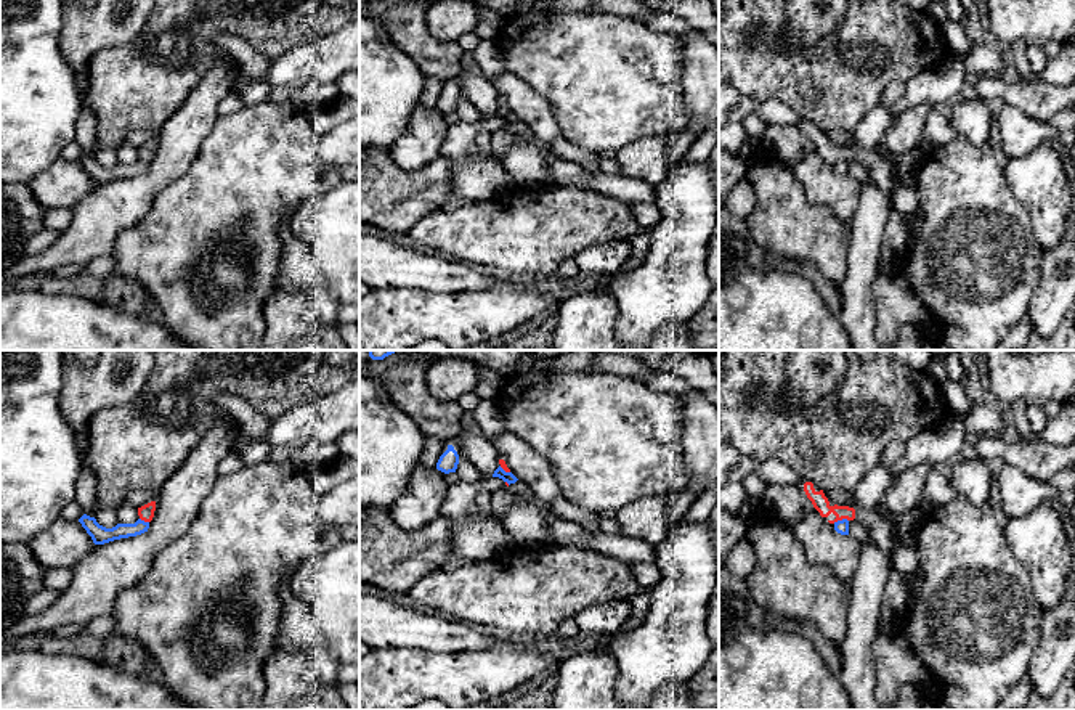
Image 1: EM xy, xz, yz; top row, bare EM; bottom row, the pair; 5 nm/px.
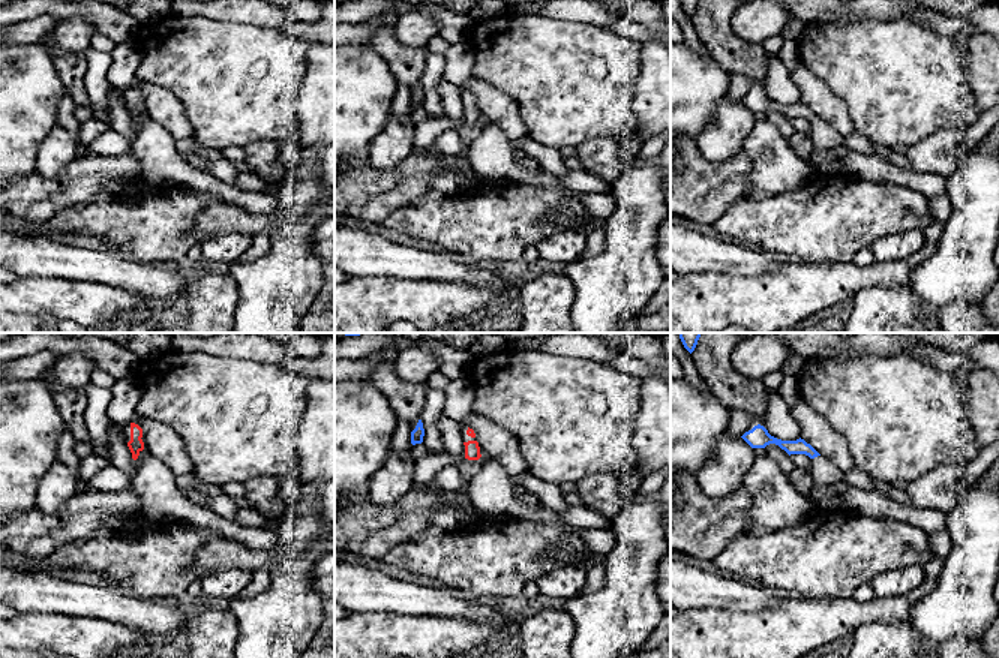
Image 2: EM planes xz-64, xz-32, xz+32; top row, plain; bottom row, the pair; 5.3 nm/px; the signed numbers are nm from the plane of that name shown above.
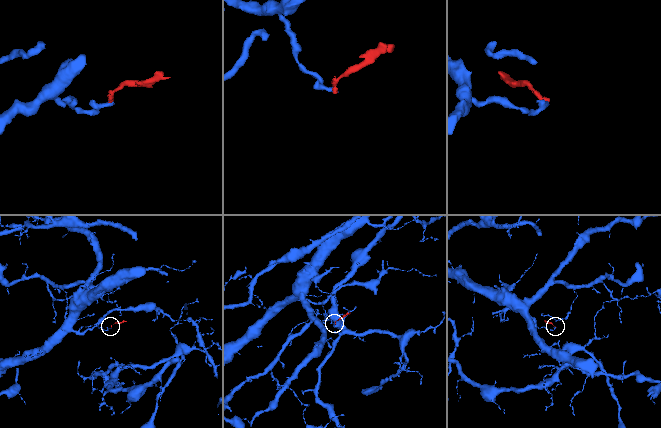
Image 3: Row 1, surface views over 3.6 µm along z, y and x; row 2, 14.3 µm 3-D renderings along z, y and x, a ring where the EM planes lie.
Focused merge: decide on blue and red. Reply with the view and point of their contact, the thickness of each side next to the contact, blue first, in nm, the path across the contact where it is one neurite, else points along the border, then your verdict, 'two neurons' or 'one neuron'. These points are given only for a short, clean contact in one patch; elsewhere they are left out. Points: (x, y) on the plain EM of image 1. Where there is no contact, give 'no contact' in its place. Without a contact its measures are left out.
meets blue in yz at (839, 161); 70 nm thick on the blue side, 80 nm on the other; border along yz (847, 159), (833, 163); two neurons

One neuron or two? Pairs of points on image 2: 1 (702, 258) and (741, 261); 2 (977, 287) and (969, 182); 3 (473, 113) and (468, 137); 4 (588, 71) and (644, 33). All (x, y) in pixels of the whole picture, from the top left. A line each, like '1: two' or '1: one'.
1: one
2: one
3: one
4: two

